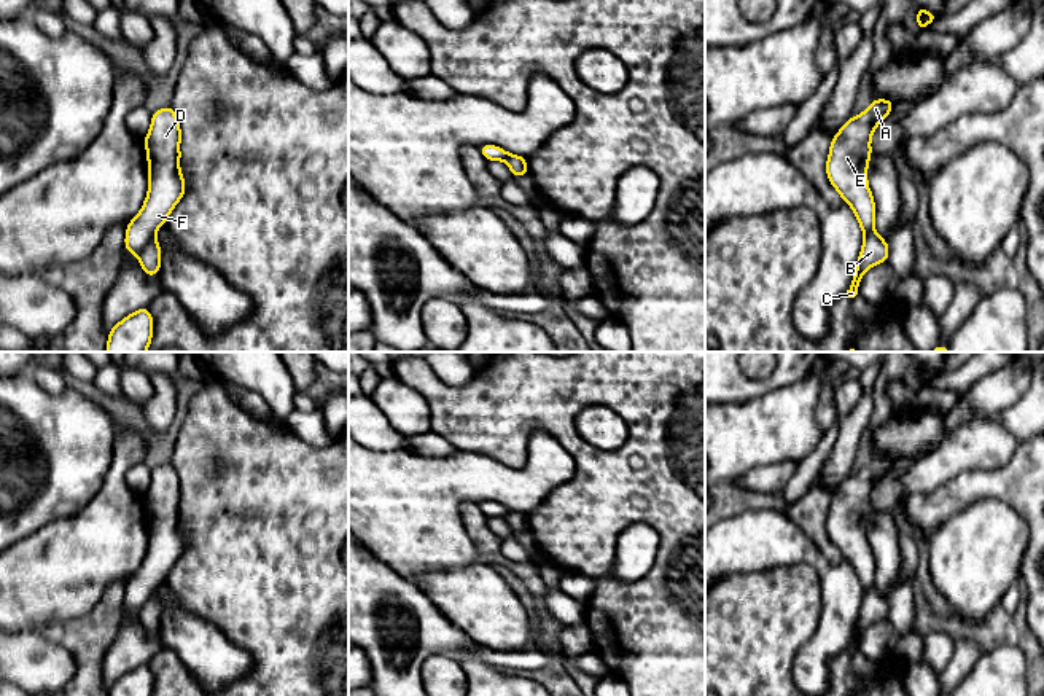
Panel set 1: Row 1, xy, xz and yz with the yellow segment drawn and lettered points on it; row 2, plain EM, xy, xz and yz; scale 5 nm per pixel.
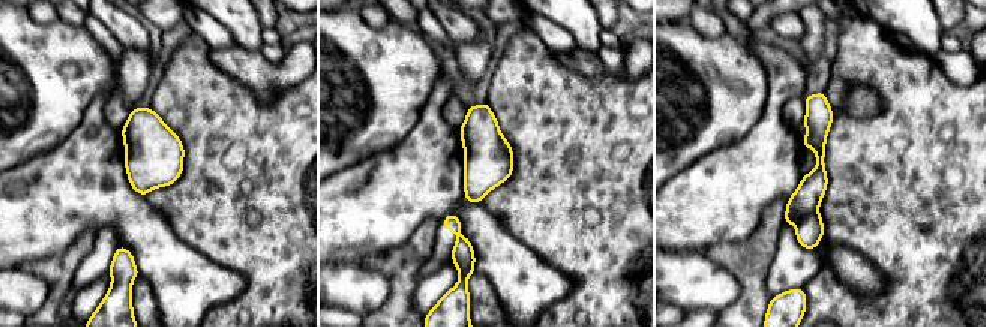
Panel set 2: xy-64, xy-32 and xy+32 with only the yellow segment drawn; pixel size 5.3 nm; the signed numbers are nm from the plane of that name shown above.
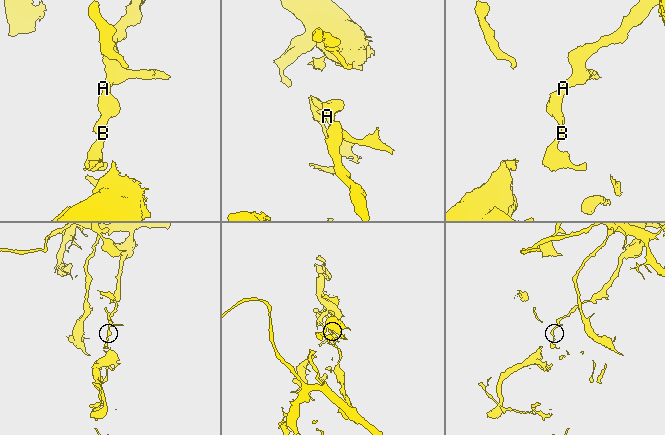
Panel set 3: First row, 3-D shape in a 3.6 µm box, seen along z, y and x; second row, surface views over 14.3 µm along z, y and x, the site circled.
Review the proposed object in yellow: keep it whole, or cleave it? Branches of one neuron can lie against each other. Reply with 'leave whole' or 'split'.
split

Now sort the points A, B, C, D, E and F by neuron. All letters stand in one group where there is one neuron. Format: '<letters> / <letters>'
A D E F / B C

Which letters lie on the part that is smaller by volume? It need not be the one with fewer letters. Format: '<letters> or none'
B, C

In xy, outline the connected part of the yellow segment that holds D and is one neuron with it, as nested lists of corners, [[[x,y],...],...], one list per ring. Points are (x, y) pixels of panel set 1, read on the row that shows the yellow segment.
[[[172,105],[151,113],[151,126],[143,139],[148,159],[148,193],[140,212],[126,228],[124,248],[140,255],[186,191],[180,170],[181,129]]]

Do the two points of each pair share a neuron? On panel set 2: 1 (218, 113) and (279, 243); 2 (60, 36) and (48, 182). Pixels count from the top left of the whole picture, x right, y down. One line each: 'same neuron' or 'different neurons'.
1: same neuron
2: different neurons

